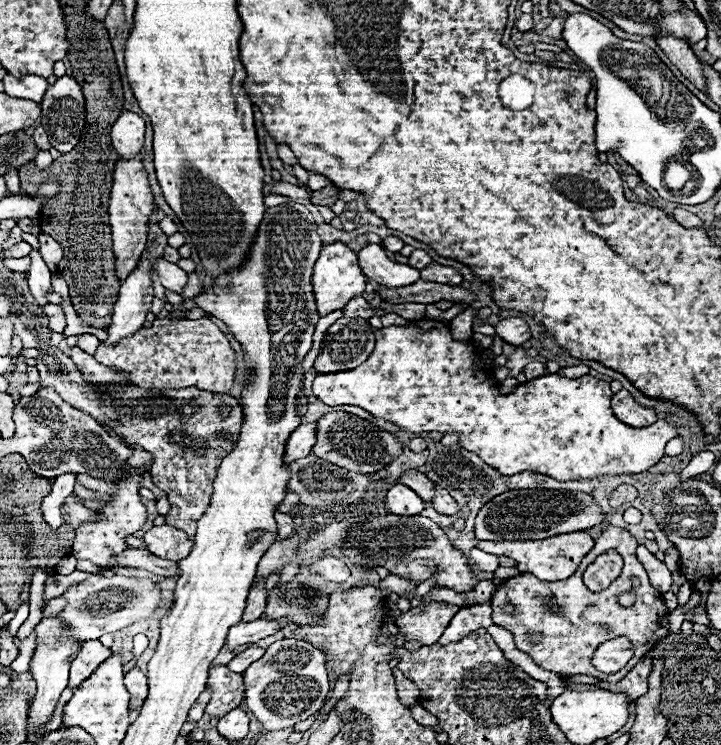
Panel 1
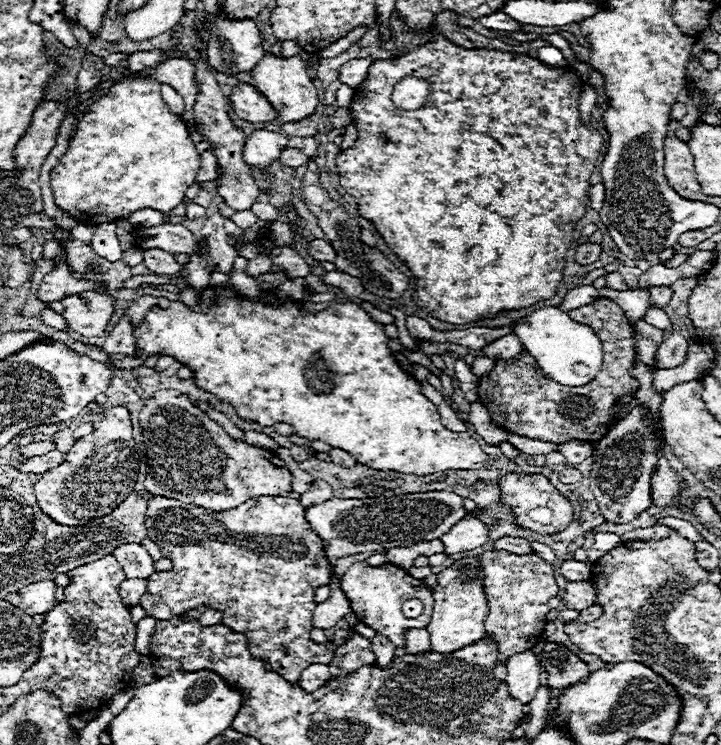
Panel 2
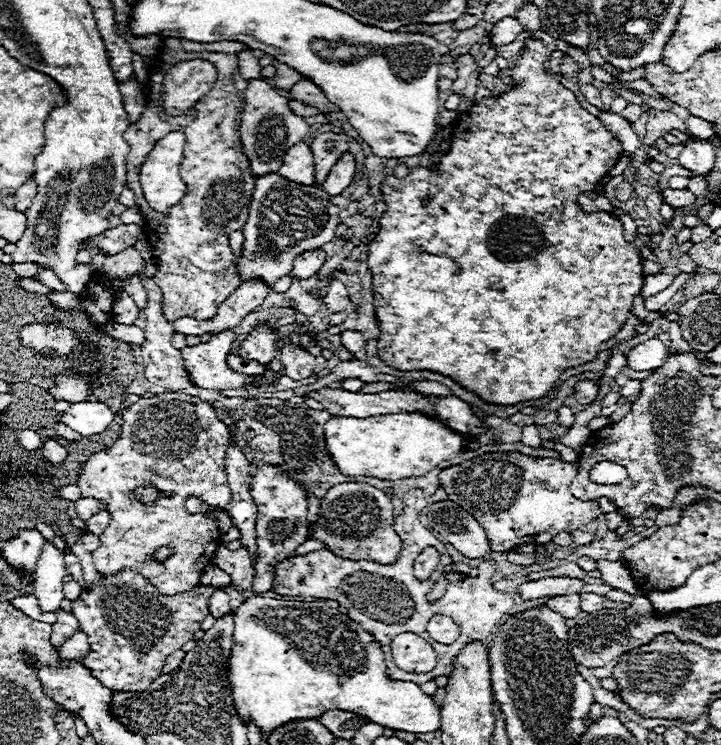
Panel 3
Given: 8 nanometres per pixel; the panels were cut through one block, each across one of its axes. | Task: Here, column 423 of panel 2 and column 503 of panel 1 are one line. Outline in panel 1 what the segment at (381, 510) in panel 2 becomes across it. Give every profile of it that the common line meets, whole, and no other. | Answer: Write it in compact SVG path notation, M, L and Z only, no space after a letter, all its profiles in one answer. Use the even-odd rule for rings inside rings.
M510 490L498 494L484 504L476 516L476 538L478 540L542 540L556 534L588 530L604 522L600 506L590 494L578 494L568 490Z

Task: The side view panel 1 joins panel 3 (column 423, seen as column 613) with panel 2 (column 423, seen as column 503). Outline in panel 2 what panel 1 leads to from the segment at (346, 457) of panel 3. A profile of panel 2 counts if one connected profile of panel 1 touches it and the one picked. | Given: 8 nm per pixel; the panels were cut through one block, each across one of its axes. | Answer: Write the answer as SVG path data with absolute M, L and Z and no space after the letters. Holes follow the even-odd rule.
M214 284L198 292L198 304L194 308L180 300L170 302L168 308L154 306L134 328L138 354L110 354L110 360L120 370L136 370L154 354L172 356L194 370L194 382L198 388L232 404L242 420L260 426L286 422L294 426L298 436L310 442L320 440L328 446L348 450L356 462L374 470L396 470L424 476L446 470L478 470L486 466L486 454L470 434L452 432L440 424L440 414L420 392L418 380L404 372L392 358L384 326L372 322L358 304L334 304L318 314L308 314L302 304L282 300L274 290L266 292L268 296L264 304L248 300L230 286Z

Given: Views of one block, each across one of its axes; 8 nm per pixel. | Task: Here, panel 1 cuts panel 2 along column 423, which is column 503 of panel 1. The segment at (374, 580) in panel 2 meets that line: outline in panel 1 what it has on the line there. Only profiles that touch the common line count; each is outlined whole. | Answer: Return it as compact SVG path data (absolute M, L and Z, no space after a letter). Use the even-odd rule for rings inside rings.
M612 524L606 526L606 530L594 538L594 548L582 558L578 570L566 578L566 582L542 582L538 578L534 578L532 574L518 574L514 578L508 578L502 586L498 586L492 594L492 620L496 626L502 626L506 630L512 632L516 648L526 652L540 668L548 670L548 672L558 672L558 674L586 674L586 676L594 676L598 680L604 682L620 682L662 638L666 638L670 634L668 628L668 608L664 604L662 594L658 594L658 590L654 590L648 582L646 570L642 568L642 564L634 558L634 550L636 550L638 542L636 538L626 532L624 528L616 528ZM608 550L616 550L622 558L624 558L624 568L622 574L602 592L590 592L584 584L582 584L582 572L586 570L586 566L590 566L596 556L608 552ZM636 576L640 580L640 586L634 588L630 578ZM624 592L632 592L636 596L634 606L620 606L618 604L618 596ZM512 602L514 604L514 614L504 614L502 612L502 604ZM530 632L540 632L542 634L542 642L538 644L530 644L528 642L528 634ZM616 636L626 636L632 646L634 646L634 656L632 660L616 674L602 674L598 672L590 660L596 652L596 648Z

